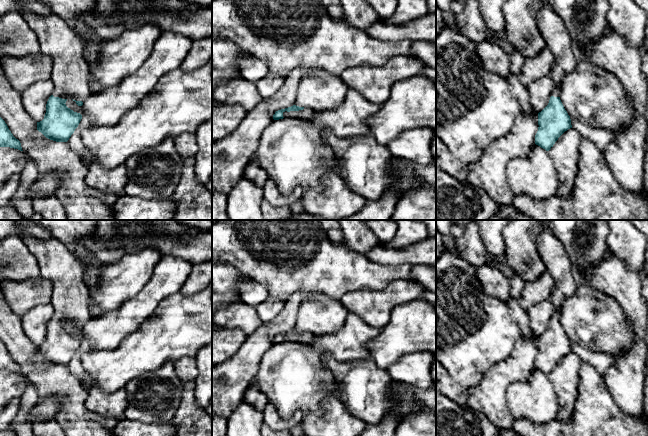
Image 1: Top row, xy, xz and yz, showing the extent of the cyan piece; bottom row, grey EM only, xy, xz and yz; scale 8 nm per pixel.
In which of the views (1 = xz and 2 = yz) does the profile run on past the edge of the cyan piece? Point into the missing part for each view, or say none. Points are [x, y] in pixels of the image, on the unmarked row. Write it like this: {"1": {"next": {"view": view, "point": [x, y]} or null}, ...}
{"1": {"next": {"view": "xz", "point": [305, 338]}}, "2": {"next": {"view": "yz", "point": [554, 255]}}}

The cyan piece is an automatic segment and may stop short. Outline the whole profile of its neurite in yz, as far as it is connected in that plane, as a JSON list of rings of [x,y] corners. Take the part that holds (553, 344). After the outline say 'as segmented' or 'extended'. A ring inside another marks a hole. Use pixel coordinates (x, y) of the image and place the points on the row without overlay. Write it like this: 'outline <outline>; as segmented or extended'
outline [[[542,232],[536,242],[546,270],[555,280],[550,300],[555,311],[548,329],[538,337],[539,351],[535,359],[535,368],[549,375],[558,362],[572,352],[570,340],[559,320],[563,300],[575,293],[577,283],[563,244],[551,232]]]; extended

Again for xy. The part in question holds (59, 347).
outline [[[23,235],[21,238],[36,257],[40,276],[49,280],[53,288],[51,304],[54,307],[54,315],[47,325],[44,343],[37,346],[37,354],[50,364],[67,366],[78,351],[82,339],[68,332],[66,325],[72,323],[78,330],[82,330],[83,325],[92,318],[88,307],[90,293],[83,281],[85,269],[66,245],[53,237],[41,240]]]; extended

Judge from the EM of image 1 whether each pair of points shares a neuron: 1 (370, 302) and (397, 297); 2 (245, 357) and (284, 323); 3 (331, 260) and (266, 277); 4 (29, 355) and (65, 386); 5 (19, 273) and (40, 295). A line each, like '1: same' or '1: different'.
1: same
2: same
3: same
4: same
5: different

